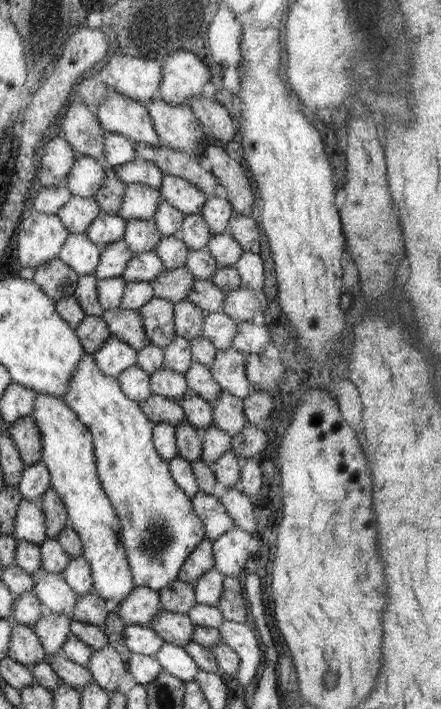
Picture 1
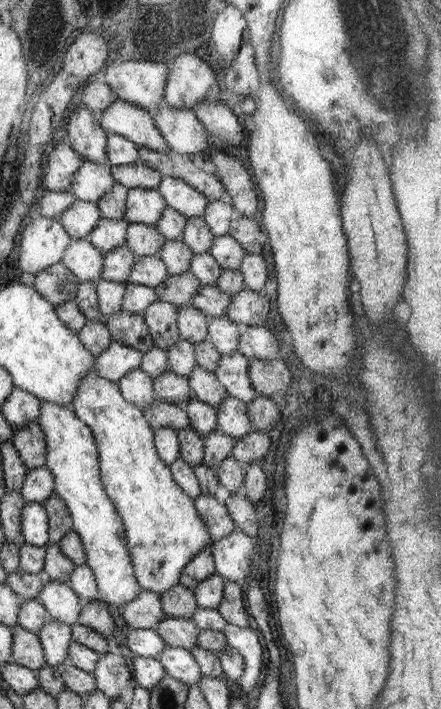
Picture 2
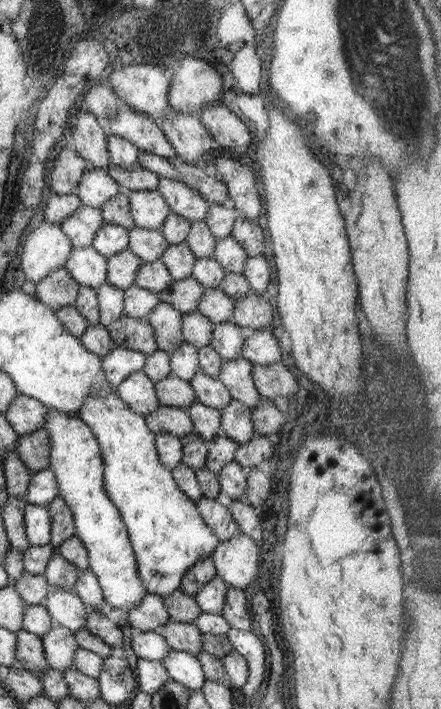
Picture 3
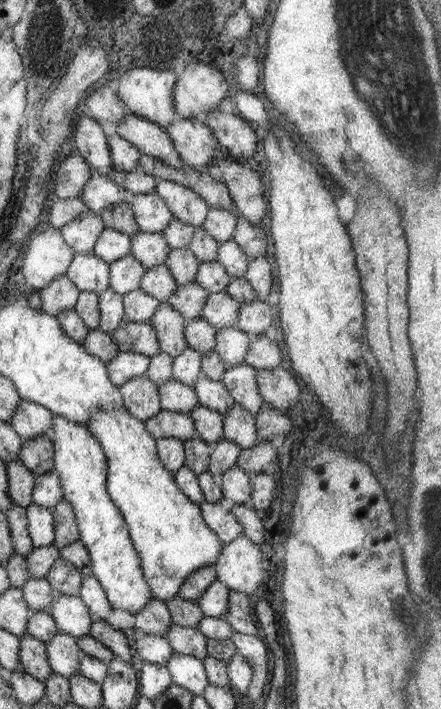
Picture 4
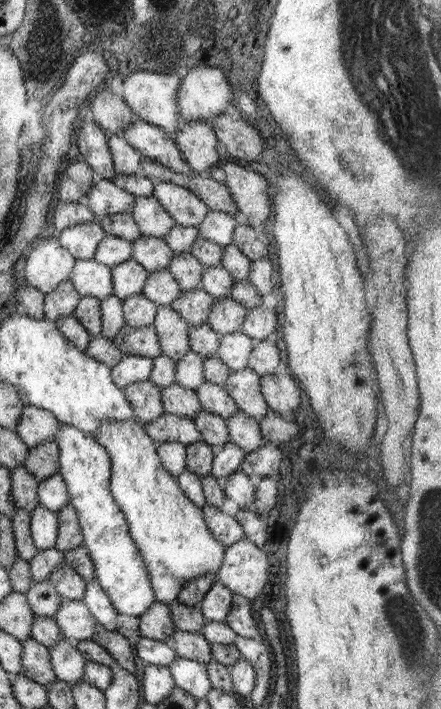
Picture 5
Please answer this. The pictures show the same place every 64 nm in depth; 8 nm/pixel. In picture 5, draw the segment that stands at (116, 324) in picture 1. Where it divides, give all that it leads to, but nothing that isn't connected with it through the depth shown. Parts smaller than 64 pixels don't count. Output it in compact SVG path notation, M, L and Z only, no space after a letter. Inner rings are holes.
M125 324L116 335L113 343L124 355L138 355L153 359L162 354L161 346L153 325L132 327Z

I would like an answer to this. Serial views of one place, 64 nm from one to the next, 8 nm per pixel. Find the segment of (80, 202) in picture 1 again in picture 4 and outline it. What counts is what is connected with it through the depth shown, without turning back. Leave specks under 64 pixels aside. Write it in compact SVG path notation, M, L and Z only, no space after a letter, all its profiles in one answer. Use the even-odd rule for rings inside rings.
M89 210L82 217L64 225L61 233L66 244L70 245L77 255L93 252L94 245L104 231L104 227L101 215Z

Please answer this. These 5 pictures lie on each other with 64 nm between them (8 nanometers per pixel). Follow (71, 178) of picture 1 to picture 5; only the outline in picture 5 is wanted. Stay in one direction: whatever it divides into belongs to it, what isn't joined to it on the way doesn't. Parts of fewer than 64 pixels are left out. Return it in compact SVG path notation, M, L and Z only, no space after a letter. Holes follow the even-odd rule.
M94 175L94 183L86 193L84 201L97 216L105 217L114 213L132 212L136 197L114 184L113 180Z

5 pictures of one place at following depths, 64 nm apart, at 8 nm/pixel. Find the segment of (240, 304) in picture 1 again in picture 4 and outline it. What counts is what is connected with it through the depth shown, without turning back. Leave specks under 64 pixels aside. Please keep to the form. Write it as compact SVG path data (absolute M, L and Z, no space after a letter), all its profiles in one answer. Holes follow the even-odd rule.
M256 297L252 302L241 303L238 309L236 327L254 335L266 334L266 329L272 325L272 306Z

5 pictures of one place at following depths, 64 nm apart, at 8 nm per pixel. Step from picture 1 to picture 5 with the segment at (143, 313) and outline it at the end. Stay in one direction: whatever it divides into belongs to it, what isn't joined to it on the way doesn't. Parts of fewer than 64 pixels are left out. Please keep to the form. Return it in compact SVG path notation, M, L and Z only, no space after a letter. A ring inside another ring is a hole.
M157 305L153 327L156 329L162 353L174 362L190 351L190 326L170 305Z

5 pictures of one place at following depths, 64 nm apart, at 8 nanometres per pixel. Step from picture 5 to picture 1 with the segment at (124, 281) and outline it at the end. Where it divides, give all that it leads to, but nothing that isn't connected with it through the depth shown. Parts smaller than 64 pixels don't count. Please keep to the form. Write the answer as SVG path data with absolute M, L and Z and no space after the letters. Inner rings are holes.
M120 239L101 248L100 261L95 271L97 279L104 280L122 276L127 265L132 259L133 253L128 245Z

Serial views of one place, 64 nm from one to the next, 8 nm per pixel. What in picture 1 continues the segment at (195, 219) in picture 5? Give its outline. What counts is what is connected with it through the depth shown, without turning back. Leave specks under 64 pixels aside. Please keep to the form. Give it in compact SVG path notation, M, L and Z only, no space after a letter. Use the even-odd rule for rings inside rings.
M164 175L159 191L166 202L185 215L201 213L207 200L198 187L177 176Z

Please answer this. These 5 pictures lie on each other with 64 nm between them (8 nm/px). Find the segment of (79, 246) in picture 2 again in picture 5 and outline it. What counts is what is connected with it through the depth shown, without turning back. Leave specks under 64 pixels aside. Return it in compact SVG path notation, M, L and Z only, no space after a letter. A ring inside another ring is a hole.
M93 258L76 259L70 281L80 296L92 296L100 300L114 294L111 268L98 264Z

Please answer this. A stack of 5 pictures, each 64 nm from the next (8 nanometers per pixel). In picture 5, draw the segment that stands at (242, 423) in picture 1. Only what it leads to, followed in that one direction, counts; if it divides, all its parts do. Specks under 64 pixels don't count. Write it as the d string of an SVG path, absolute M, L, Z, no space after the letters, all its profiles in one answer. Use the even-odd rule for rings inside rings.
M240 409L226 419L226 426L230 436L229 442L242 448L246 454L266 444L260 432L259 422Z

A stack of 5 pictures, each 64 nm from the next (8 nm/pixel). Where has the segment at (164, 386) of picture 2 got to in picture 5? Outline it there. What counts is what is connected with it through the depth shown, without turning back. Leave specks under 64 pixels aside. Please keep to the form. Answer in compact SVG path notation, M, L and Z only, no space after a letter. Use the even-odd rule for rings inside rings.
M176 383L161 388L164 412L193 419L202 411L201 402L195 390L184 388Z

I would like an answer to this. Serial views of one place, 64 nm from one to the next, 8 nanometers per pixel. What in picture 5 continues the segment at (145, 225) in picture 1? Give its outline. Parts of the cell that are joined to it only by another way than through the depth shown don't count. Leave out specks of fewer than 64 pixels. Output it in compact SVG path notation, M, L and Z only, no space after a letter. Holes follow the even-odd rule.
M141 235L131 244L132 259L149 274L167 270L174 258L174 252L166 244L165 239Z

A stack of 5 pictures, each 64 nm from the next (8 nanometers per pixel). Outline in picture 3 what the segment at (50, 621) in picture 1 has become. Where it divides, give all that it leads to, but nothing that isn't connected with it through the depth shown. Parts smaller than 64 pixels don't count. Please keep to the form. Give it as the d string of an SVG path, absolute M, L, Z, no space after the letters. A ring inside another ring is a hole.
M60 625L50 627L50 631L41 636L43 650L50 668L60 672L74 664L74 653L78 649L74 632Z

